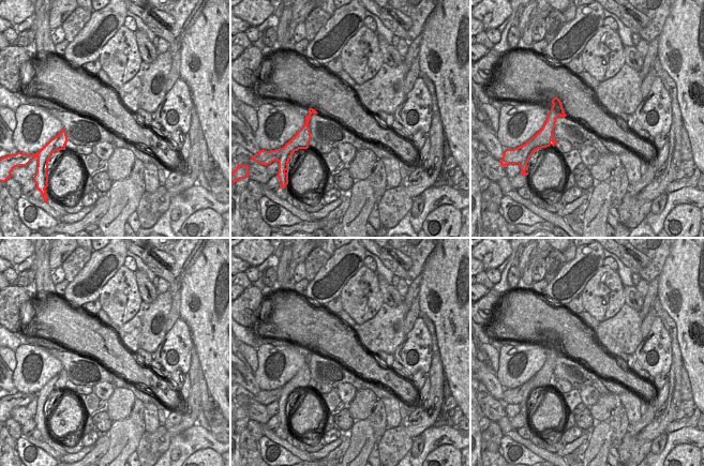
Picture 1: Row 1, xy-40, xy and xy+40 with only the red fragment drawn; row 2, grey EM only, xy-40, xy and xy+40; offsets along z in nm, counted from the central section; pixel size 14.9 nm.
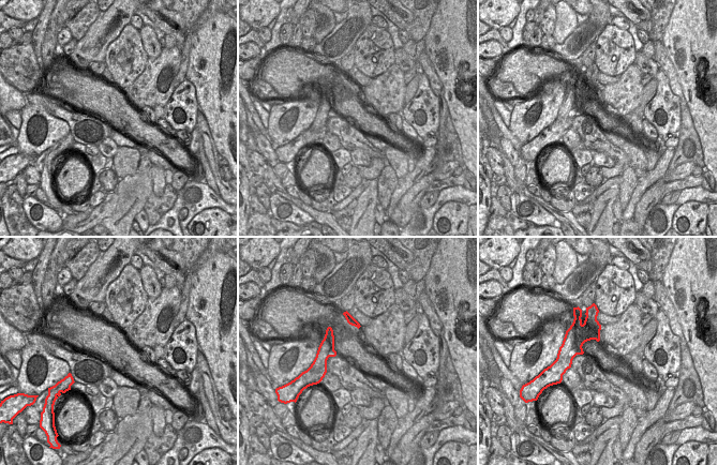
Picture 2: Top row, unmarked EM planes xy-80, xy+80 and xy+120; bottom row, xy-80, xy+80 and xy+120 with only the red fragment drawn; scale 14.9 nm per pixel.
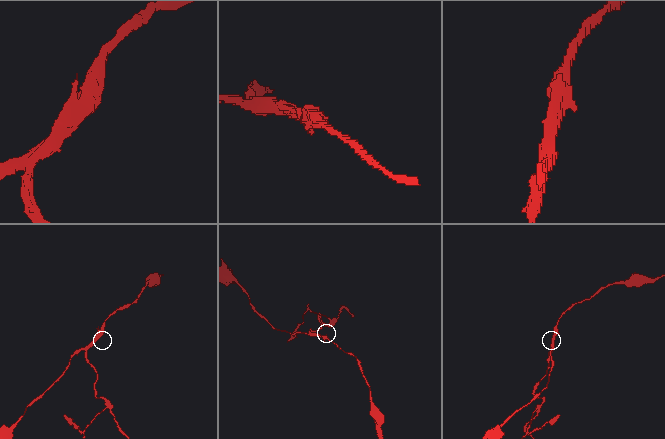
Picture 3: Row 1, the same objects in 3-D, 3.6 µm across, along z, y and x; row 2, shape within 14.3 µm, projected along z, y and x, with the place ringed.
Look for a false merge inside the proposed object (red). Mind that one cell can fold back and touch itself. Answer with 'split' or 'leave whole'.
split

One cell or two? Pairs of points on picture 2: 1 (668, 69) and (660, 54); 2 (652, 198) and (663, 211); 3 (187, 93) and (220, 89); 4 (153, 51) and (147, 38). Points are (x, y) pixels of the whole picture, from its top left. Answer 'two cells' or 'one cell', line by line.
1: one cell
2: two cells
3: two cells
4: one cell

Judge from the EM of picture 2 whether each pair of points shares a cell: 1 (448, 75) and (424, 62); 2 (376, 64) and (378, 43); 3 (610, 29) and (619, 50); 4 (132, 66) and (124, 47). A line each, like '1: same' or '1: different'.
1: different
2: same
3: same
4: same

